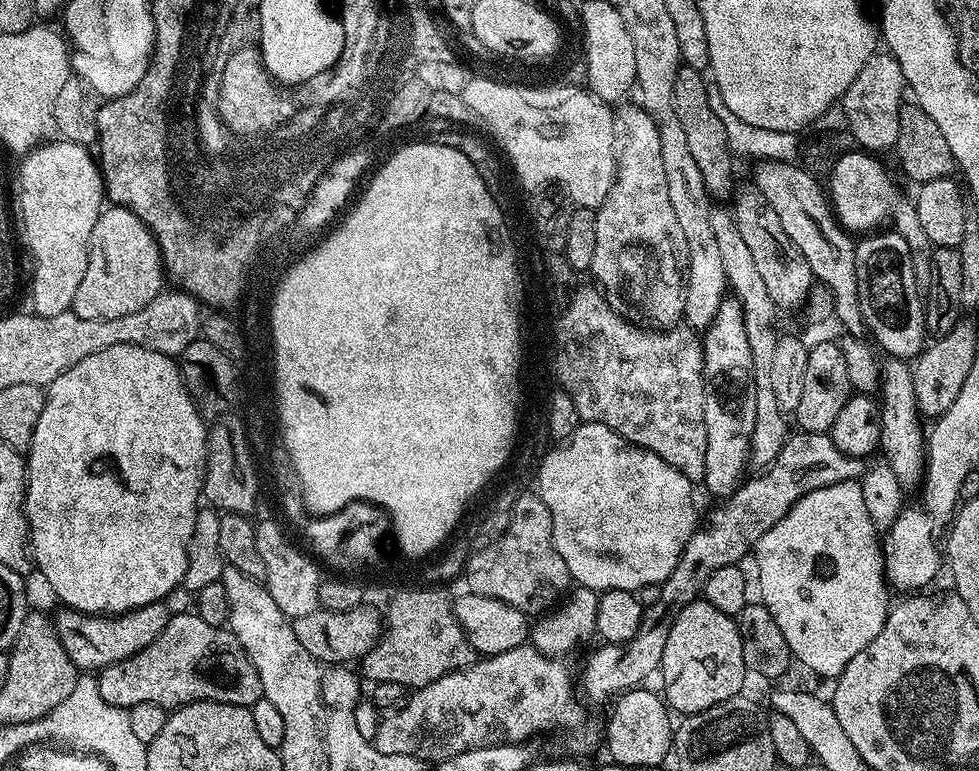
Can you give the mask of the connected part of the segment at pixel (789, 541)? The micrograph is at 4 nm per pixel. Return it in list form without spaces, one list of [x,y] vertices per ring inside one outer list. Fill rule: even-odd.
[[[847,480],[844,483],[828,486],[801,498],[799,502],[788,509],[788,513],[781,520],[774,522],[774,526],[770,526],[770,530],[766,530],[766,534],[762,534],[762,538],[758,538],[758,542],[754,545],[755,556],[756,580],[760,583],[759,599],[766,610],[773,615],[774,622],[781,630],[782,638],[788,644],[791,655],[797,661],[800,659],[810,671],[817,672],[820,676],[835,678],[842,670],[846,670],[846,662],[850,662],[850,658],[854,658],[854,654],[858,654],[858,650],[866,650],[866,646],[870,646],[870,642],[874,642],[874,638],[878,638],[878,630],[882,630],[890,611],[889,589],[886,587],[884,574],[884,553],[881,537],[878,535],[876,527],[872,525],[872,519],[862,498],[862,490],[856,480]]]

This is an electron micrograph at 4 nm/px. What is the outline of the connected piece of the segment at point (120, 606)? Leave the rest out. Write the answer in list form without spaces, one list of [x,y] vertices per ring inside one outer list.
[[[133,344],[106,346],[106,350],[98,350],[90,354],[90,358],[82,358],[82,362],[70,366],[70,370],[47,385],[42,418],[38,418],[38,426],[34,426],[34,438],[26,453],[24,516],[28,520],[31,563],[52,587],[53,594],[61,600],[64,608],[85,612],[88,616],[121,616],[123,612],[167,601],[167,596],[183,585],[190,534],[194,534],[194,518],[202,507],[207,461],[208,428],[185,389],[179,363],[171,356]]]

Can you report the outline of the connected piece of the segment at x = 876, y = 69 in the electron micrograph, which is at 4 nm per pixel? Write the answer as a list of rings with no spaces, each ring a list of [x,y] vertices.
[[[877,51],[876,55],[866,62],[866,66],[858,70],[858,78],[854,78],[854,82],[850,82],[850,86],[844,92],[842,109],[847,131],[851,132],[861,149],[872,154],[880,154],[878,152],[884,152],[887,148],[888,151],[895,149],[900,133],[900,99],[903,98],[904,92],[906,96],[902,68],[887,51]]]

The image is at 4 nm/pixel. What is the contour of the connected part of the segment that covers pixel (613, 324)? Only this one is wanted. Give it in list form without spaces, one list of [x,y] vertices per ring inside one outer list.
[[[583,292],[583,295],[577,296],[576,303],[572,304],[571,312],[568,312],[561,321],[559,327],[560,343],[559,351],[559,369],[556,372],[556,378],[559,381],[559,387],[574,398],[574,406],[578,410],[581,421],[591,422],[593,424],[605,424],[610,426],[618,434],[622,434],[632,444],[637,444],[639,448],[650,450],[658,454],[674,470],[678,470],[687,480],[700,482],[704,479],[704,455],[706,454],[706,430],[704,429],[704,350],[697,333],[687,326],[672,326],[667,330],[649,330],[639,323],[631,324],[628,320],[623,320],[617,313],[615,307],[605,307],[600,301],[600,297],[593,295],[592,292]]]

